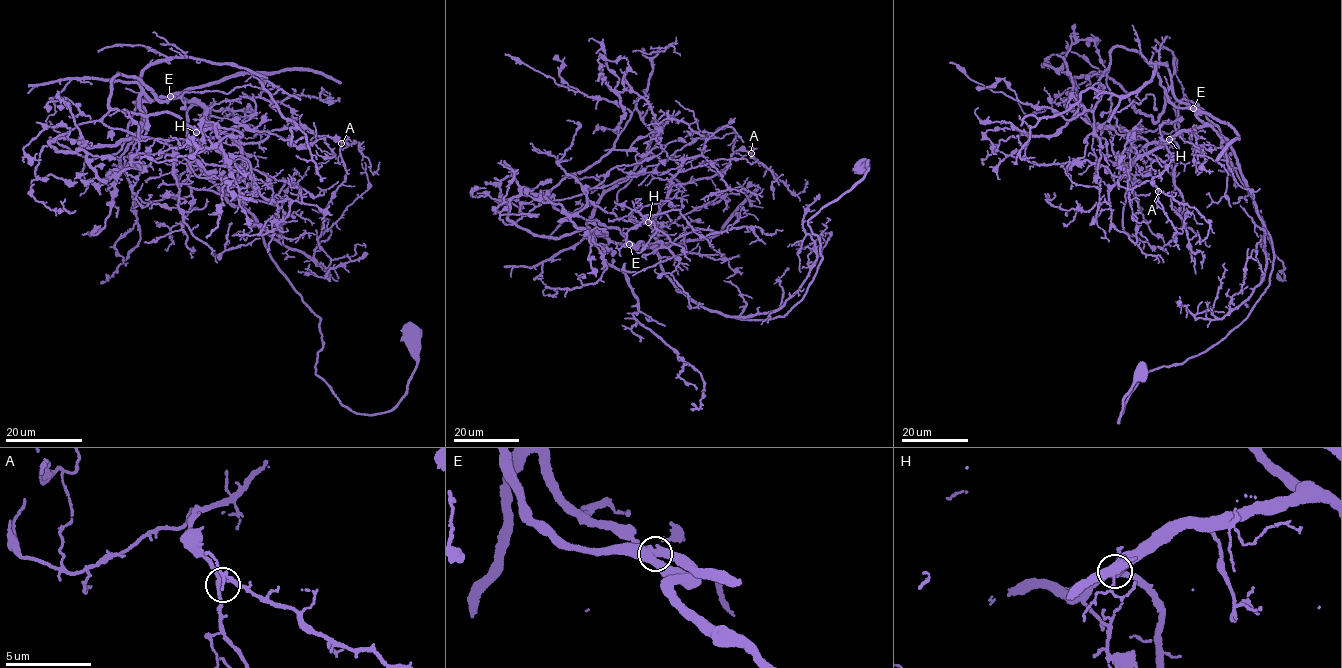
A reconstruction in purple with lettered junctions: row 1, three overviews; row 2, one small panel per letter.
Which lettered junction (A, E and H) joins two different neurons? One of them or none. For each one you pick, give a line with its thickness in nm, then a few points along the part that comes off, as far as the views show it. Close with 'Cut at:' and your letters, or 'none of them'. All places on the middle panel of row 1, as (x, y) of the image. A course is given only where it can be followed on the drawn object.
E: 460 nm thick; foreign part runs (629, 245), (588, 228), (535, 236), (508, 218), (513, 197), (524, 188), (562, 206), (591, 238), (596, 277)
Cut at: E

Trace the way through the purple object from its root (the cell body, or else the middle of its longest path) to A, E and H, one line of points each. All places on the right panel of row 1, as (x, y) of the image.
A: (1141, 370), (1119, 423), (1142, 376), (1246, 320), (1274, 259), (1210, 125), (1147, 151), (1166, 164), (1158, 191)
E: (1141, 370), (1119, 423), (1142, 376), (1207, 351), (1246, 320), (1272, 267), (1270, 239), (1234, 150), (1193, 108)
H: (1141, 370), (1119, 423), (1142, 376), (1207, 351), (1246, 320), (1274, 259), (1230, 143), (1210, 125), (1169, 139)

